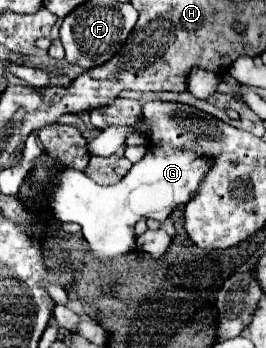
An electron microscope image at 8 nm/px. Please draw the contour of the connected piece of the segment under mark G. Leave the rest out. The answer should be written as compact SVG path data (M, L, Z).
M148 145L146 155L114 185L96 185L90 177L76 169L64 169L46 189L48 205L56 219L74 221L82 227L90 249L104 261L124 255L136 247L134 225L141 219L159 222L168 219L172 211L186 205L198 191L206 173L212 169L212 157L194 149L176 149L170 145Z

